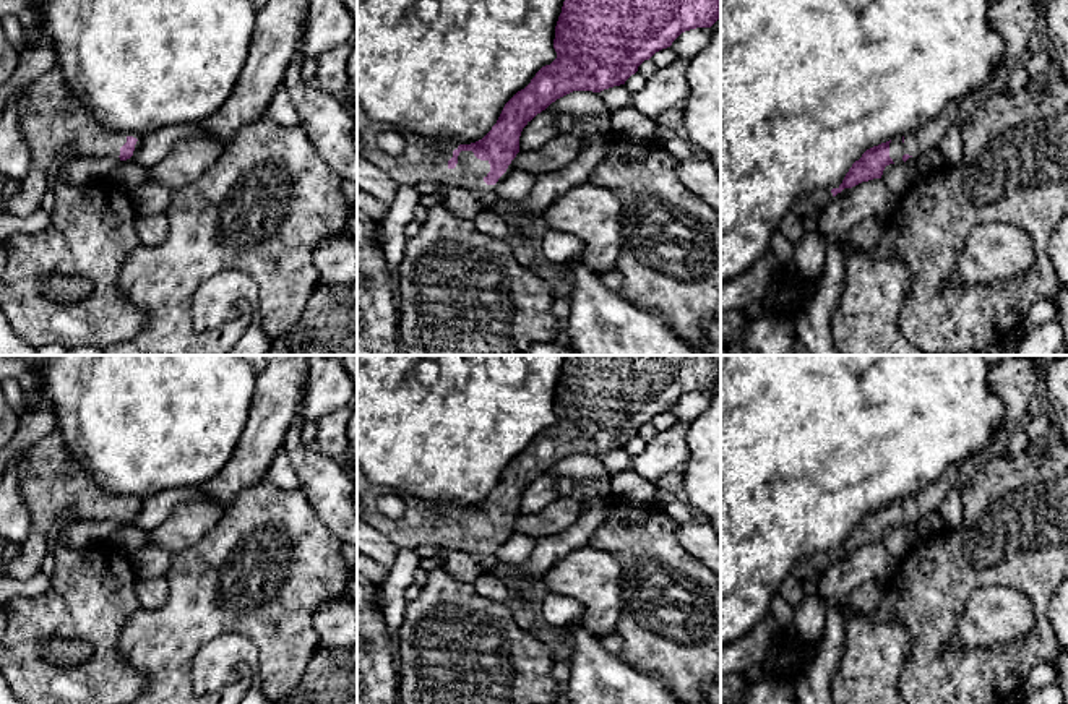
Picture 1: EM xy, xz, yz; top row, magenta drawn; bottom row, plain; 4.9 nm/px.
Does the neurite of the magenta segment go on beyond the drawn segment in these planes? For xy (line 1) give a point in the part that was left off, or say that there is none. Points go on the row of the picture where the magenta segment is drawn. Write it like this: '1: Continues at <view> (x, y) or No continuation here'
1: No continuation here

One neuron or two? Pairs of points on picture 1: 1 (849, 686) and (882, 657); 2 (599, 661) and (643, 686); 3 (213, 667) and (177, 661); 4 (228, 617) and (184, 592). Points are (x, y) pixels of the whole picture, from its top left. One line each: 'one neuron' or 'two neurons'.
1: one neuron
2: one neuron
3: two neurons
4: one neuron

